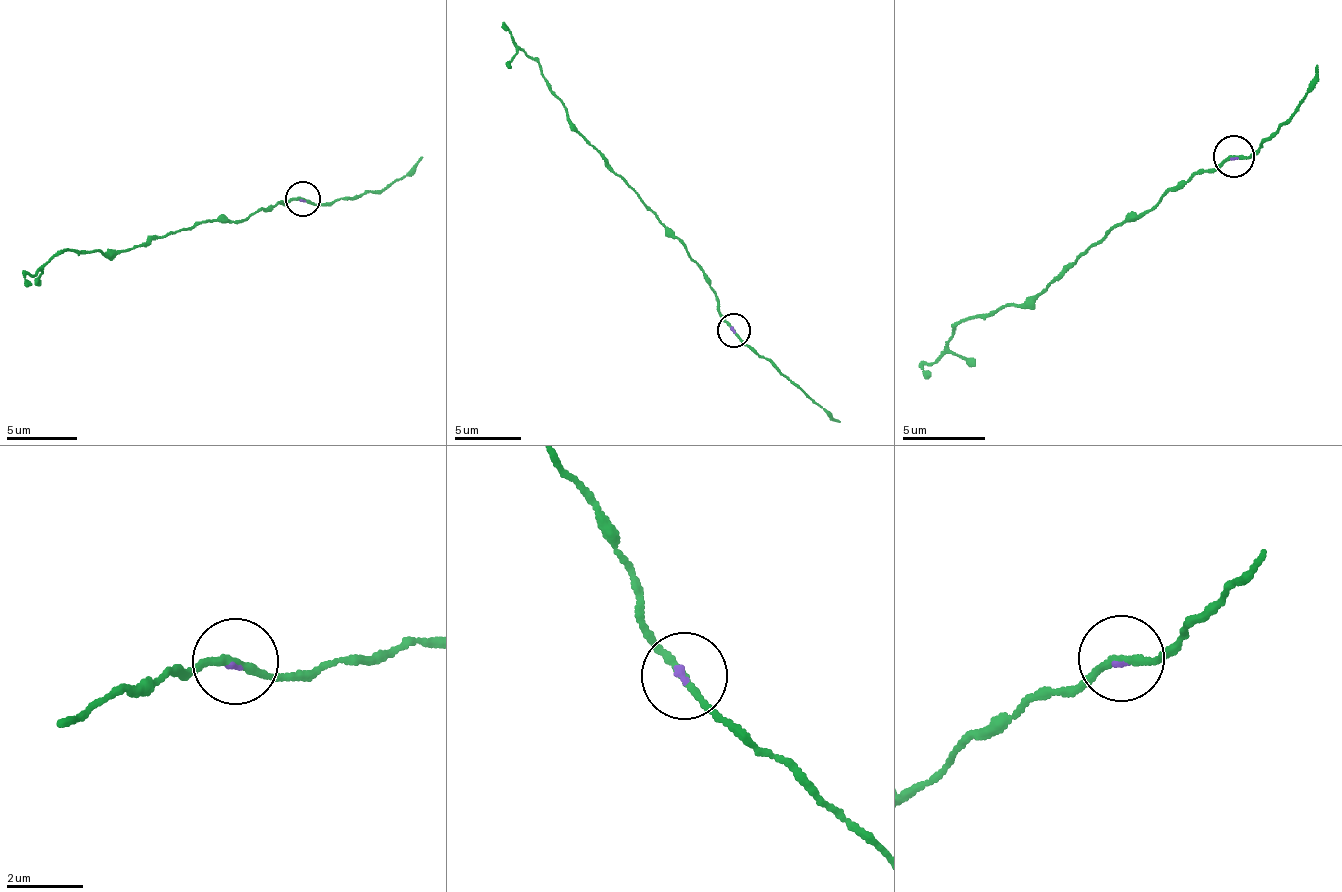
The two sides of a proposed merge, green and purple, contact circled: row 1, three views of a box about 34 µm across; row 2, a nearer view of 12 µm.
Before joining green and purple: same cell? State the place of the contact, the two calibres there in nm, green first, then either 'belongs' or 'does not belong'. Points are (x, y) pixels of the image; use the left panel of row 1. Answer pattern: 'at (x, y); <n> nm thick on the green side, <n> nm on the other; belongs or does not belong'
at (303, 199); 180 nm thick on the green side, 90 nm on the other; belongs

